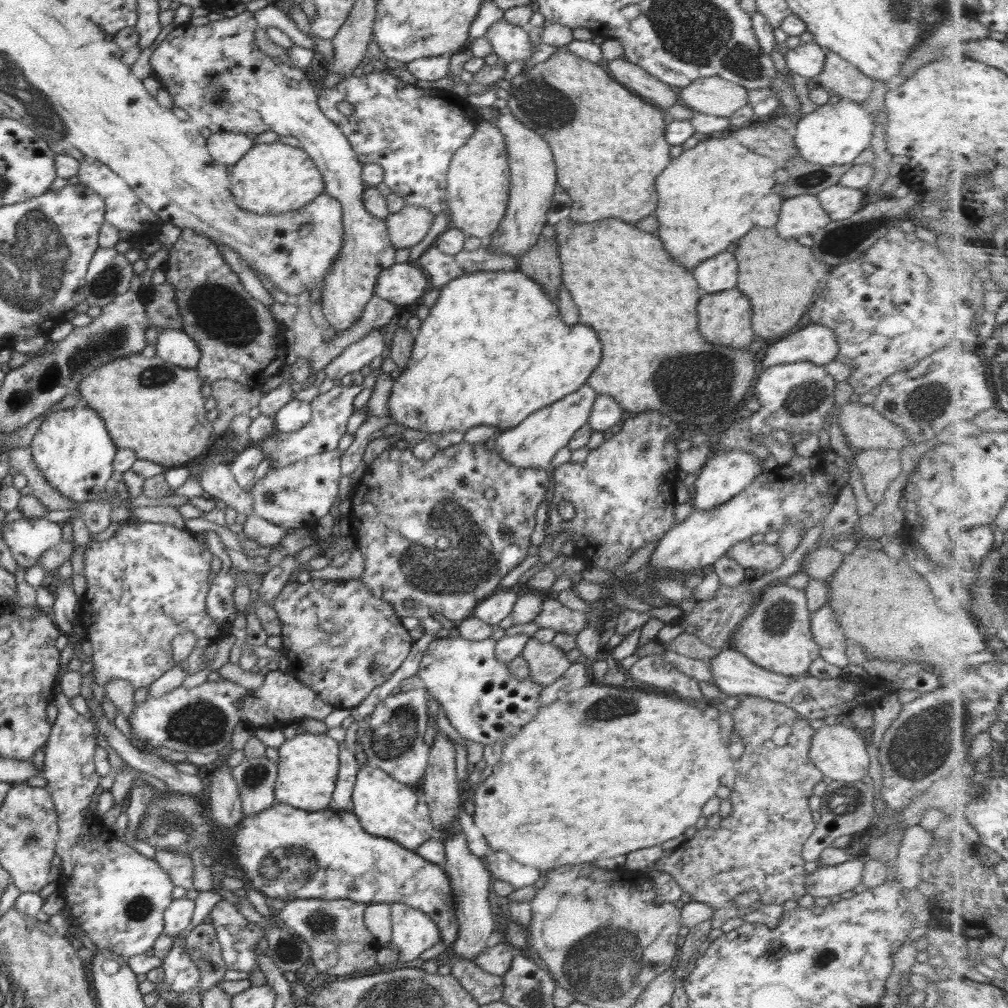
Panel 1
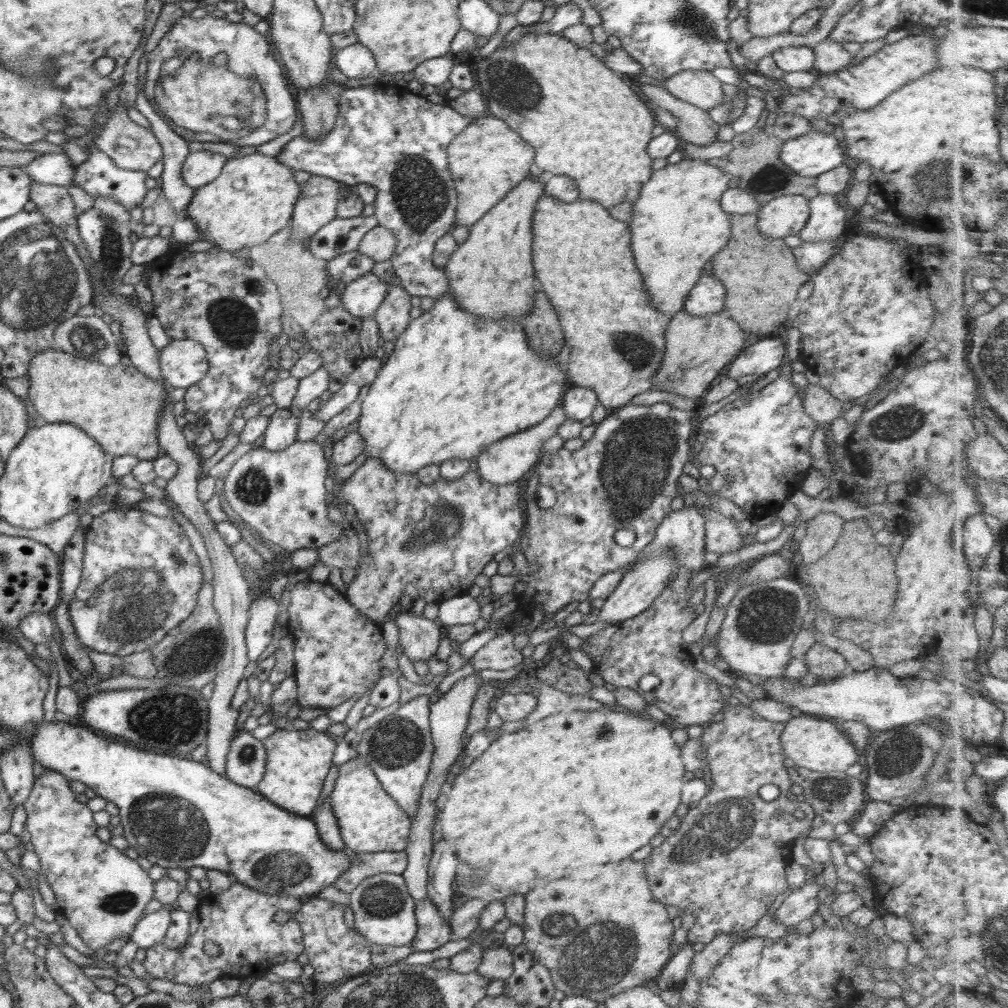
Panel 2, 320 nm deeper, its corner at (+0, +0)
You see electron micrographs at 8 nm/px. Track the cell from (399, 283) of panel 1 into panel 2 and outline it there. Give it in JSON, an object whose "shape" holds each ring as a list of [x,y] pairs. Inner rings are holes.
{"shape":[[[371,272],[366,273],[344,287],[341,306],[354,316],[371,317],[383,303],[387,290],[386,282]]]}

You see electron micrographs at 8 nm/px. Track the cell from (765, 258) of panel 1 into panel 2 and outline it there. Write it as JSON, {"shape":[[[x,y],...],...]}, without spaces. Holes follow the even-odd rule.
{"shape":[[[734,213],[730,220],[732,238],[729,238],[730,242],[712,258],[714,276],[726,286],[724,308],[747,334],[773,336],[782,333],[790,304],[797,300],[800,287],[810,280],[810,276],[805,272],[802,274],[802,271],[796,268],[794,254],[783,239],[773,239],[761,234],[757,229],[756,214],[738,216]]]}

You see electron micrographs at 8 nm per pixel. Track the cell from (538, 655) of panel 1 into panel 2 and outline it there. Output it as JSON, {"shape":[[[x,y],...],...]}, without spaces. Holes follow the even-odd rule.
{"shape":[[[515,632],[497,635],[472,656],[476,672],[486,669],[507,671],[522,665],[527,651],[514,647]]]}

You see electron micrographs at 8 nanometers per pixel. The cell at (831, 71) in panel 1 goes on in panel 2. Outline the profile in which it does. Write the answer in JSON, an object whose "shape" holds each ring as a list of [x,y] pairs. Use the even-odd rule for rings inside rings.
{"shape":[[[824,40],[813,46],[814,71],[819,74],[833,73],[854,63],[853,55],[839,42]]]}

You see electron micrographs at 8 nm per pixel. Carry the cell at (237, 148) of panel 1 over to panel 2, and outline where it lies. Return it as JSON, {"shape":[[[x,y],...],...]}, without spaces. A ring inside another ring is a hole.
{"shape":[[[208,146],[193,147],[182,166],[182,179],[190,189],[196,190],[218,178],[226,162],[226,156],[212,153]]]}

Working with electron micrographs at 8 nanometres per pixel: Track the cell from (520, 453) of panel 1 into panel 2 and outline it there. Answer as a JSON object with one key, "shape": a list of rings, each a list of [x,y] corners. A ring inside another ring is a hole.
{"shape":[[[556,406],[554,410],[536,426],[511,434],[493,442],[488,448],[481,453],[473,465],[476,466],[480,476],[492,482],[498,484],[510,484],[514,481],[519,481],[522,477],[534,466],[543,452],[542,444],[548,440],[551,436],[557,433],[558,427],[567,419],[566,413],[563,408]]]}

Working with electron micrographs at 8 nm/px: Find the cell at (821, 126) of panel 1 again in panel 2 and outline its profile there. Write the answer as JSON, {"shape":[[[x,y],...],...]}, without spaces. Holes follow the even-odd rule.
{"shape":[[[810,128],[810,132],[798,138],[784,141],[780,152],[780,161],[798,176],[814,178],[837,166],[848,163],[843,143],[839,143],[833,133],[817,132],[814,128]]]}

